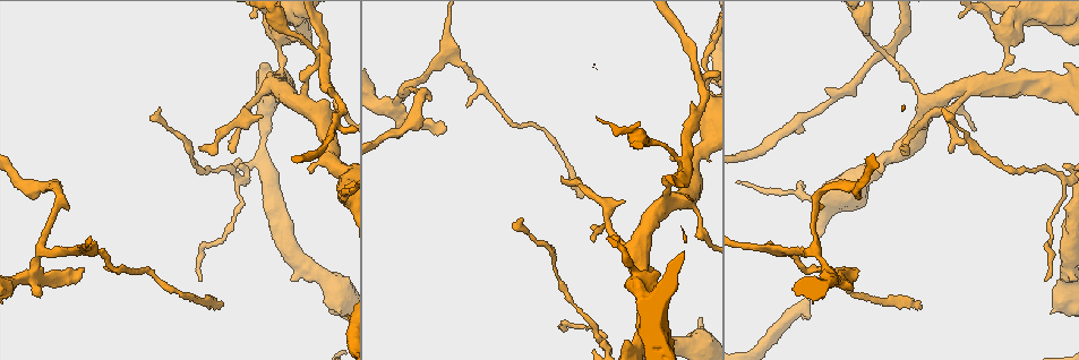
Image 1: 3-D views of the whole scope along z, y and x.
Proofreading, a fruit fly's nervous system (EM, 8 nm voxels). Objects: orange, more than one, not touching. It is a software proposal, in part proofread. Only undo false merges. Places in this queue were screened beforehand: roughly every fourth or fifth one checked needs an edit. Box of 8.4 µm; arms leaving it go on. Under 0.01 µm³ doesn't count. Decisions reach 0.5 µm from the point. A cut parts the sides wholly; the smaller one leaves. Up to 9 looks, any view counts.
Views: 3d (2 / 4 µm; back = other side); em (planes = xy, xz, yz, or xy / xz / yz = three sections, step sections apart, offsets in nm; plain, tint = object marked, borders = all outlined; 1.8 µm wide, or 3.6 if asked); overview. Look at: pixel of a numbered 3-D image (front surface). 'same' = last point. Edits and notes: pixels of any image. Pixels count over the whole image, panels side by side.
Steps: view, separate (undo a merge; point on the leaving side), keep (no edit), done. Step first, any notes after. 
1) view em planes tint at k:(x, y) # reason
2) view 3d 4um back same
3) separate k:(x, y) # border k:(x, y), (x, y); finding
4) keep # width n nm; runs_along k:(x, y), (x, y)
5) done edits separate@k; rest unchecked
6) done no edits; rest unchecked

view 3d 2um at 1:(1011, 35) # calibre changes

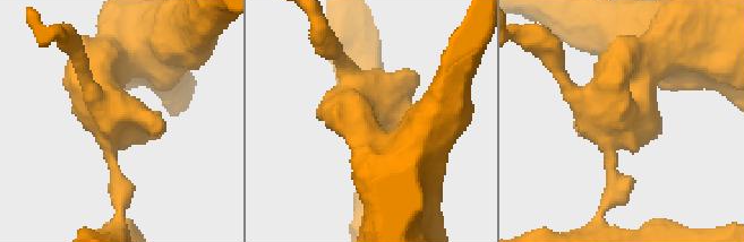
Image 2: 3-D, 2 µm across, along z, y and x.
view em xz step 4 tint at 2:(106, 117) # arms 3; shape alone is not enough

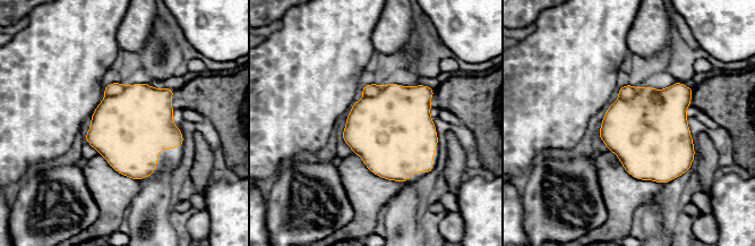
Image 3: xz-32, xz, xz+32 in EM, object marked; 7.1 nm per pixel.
view em yz step 16 tint same

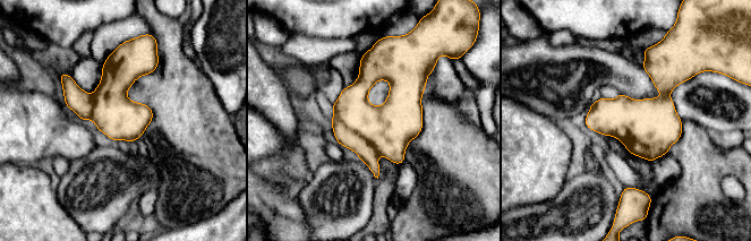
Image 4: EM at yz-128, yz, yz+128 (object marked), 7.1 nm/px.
separate 4:(385, 128) # border 4:(334, 103), (338, 118), (377, 153); a second neuron is stuck on

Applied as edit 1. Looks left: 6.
view 3d 4um at 1:(888, 56) # four or more arms meet

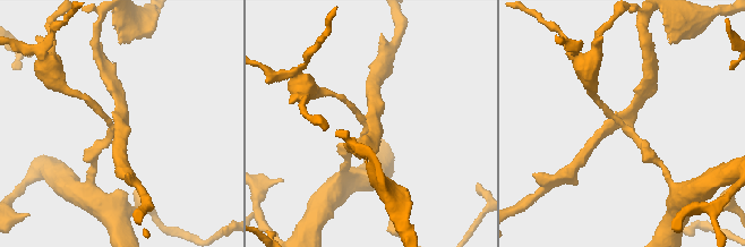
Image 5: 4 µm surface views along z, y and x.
view em planes tint at 5:(625, 128) # now the EM

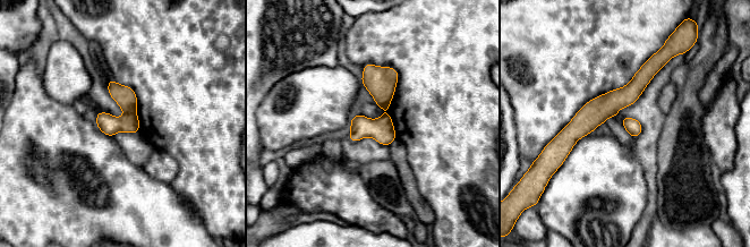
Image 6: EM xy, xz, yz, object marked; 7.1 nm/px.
separate 6:(125, 96) # part_leaving 6:(659, 65), (597, 110), (565, 152); two neurons meet here

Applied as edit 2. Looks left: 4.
view overview

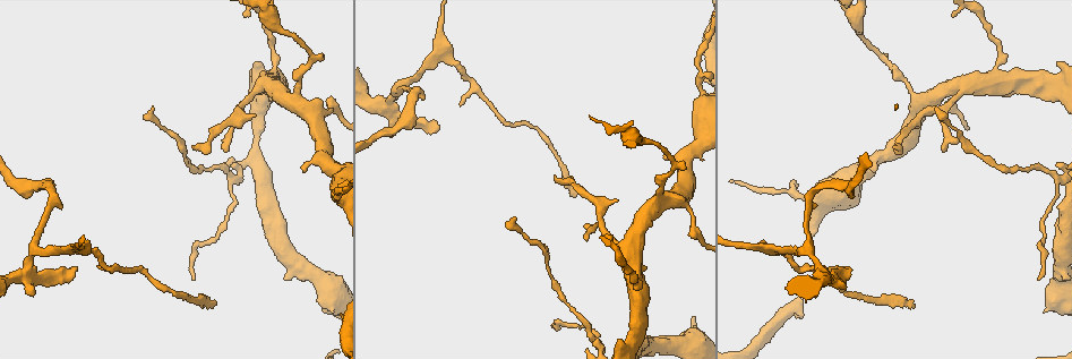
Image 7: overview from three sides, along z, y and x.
view em planes tint at 7:(592, 339) # a fork

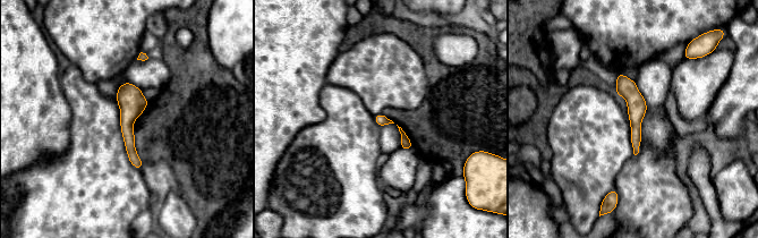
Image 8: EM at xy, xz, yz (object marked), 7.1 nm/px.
keep # one neuron here

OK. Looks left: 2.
done edits separate@4, separate@6; rest unchecked

